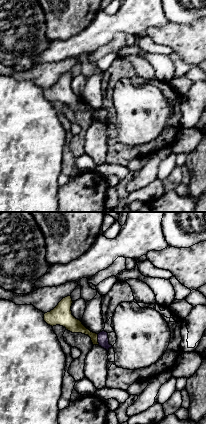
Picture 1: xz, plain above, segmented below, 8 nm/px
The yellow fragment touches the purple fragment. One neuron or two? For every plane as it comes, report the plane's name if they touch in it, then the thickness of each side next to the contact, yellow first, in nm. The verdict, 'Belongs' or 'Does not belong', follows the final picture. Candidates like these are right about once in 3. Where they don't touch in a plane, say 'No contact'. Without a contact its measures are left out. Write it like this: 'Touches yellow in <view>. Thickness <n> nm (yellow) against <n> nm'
Touches yellow in xz. Thickness 120 nm (yellow) against 90 nm

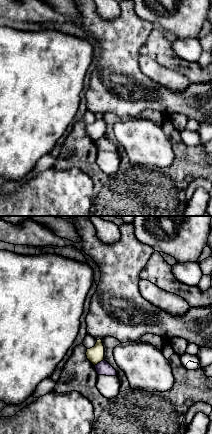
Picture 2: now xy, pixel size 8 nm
Touches yellow in xy. Thickness 140 nm (yellow) against 110 nm

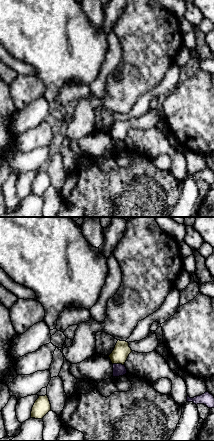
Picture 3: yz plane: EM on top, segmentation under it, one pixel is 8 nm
Touches yellow in yz. Thickness 140 nm (yellow) against 100 nm

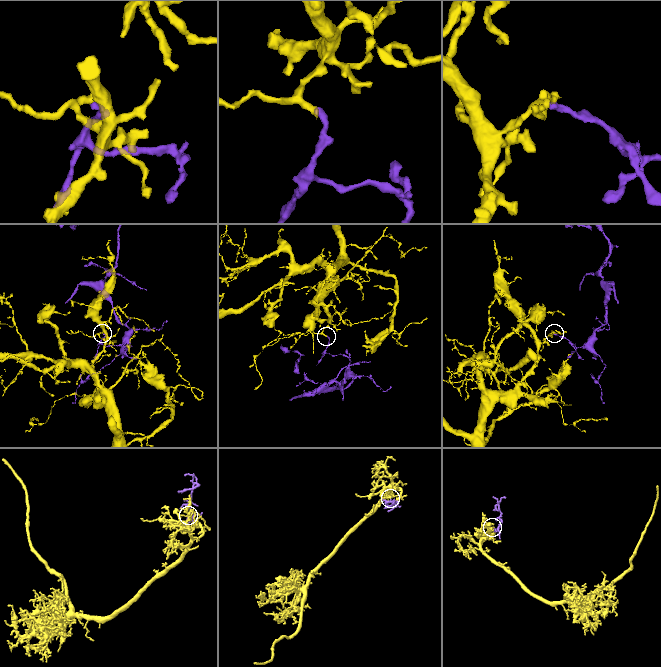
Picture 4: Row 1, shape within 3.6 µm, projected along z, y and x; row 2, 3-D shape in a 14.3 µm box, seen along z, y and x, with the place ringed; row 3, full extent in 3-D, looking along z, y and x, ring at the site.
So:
Does not belong

